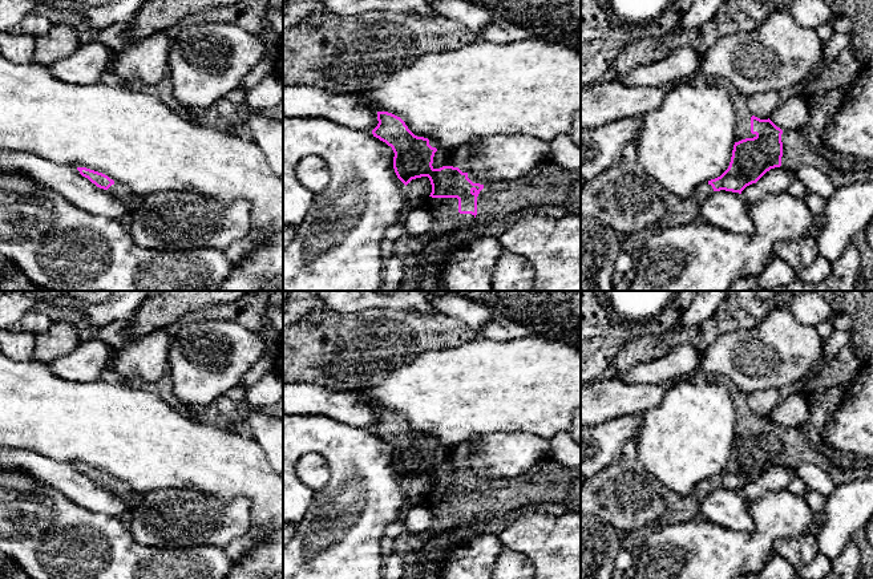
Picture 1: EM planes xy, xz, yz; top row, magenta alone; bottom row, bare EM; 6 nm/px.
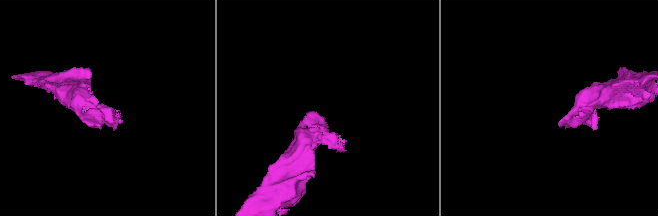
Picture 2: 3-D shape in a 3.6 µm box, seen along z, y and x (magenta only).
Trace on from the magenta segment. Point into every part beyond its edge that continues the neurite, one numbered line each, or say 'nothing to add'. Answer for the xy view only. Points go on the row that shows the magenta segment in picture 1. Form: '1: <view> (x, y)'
1: xy (120, 191)

